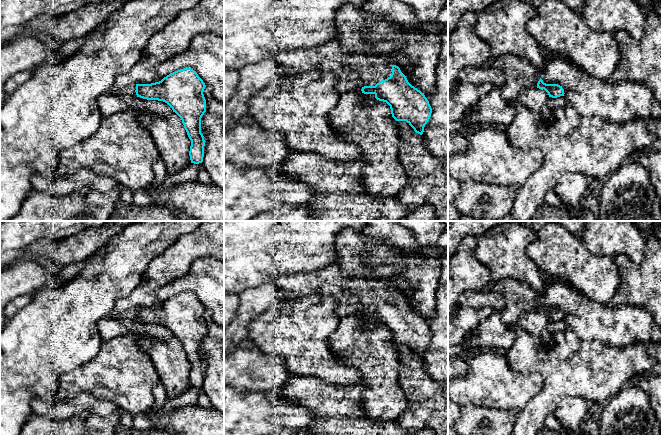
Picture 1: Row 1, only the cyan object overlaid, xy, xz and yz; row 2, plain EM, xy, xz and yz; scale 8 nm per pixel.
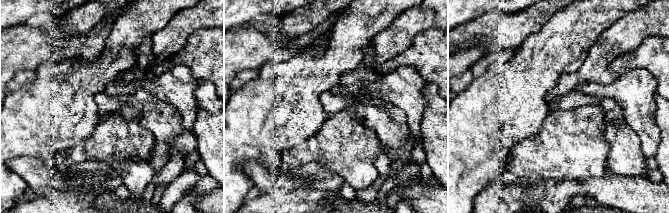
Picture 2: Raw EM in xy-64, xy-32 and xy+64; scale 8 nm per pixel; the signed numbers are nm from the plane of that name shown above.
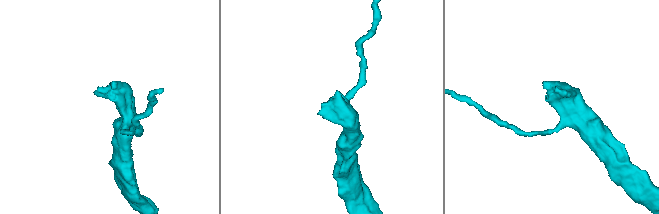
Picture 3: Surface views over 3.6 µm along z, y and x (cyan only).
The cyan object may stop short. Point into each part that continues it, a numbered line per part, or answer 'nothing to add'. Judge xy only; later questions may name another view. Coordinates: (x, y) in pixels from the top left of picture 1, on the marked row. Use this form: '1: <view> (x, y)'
1: xy (128, 90)

